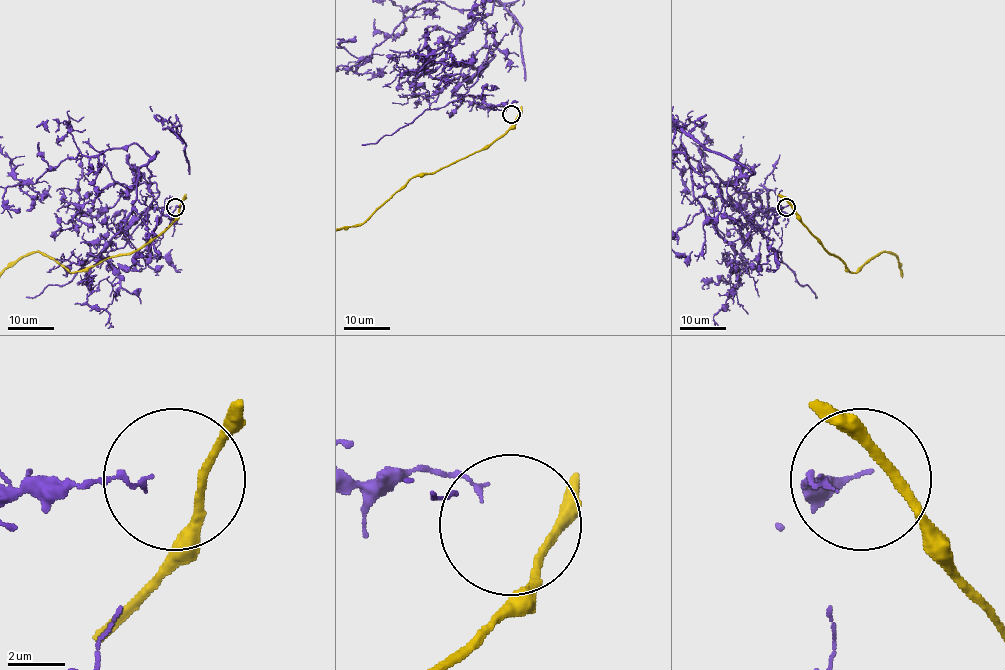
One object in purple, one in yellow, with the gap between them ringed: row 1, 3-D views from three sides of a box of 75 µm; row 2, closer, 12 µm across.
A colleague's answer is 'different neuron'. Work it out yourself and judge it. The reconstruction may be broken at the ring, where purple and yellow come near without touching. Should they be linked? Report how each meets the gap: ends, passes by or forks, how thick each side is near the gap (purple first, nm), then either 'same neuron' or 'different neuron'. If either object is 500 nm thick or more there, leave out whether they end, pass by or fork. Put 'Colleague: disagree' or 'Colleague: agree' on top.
Colleague: disagree
purple ends | yellow passes by | 180/320 nm | same neuron

